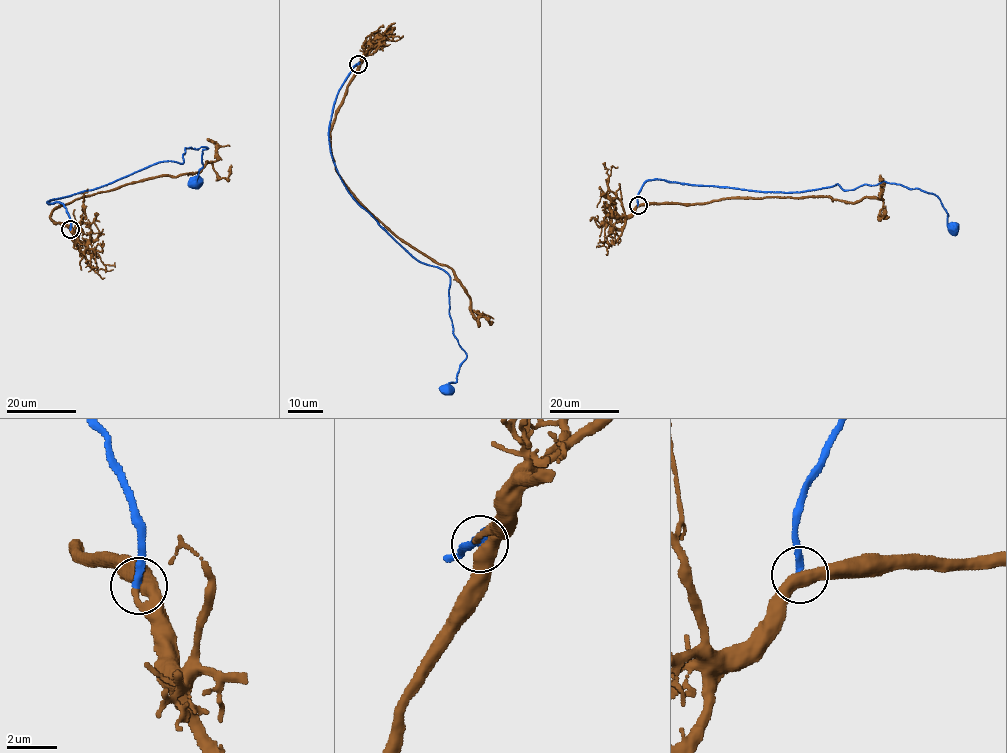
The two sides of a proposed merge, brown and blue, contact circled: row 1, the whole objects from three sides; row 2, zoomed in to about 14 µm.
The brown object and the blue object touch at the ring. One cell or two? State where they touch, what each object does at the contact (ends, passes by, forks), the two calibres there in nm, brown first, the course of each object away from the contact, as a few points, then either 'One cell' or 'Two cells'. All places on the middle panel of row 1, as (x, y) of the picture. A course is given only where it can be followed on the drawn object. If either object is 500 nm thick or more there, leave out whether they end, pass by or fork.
Place: (358, 64). Thickness 500 nm (brown) against 300 nm. Course of brown: (358, 64), (330, 132), (335, 171), (397, 236), (452, 270), (471, 301), (474, 319), (485, 317), (492, 323). Course of blue: (358, 64), (333, 108), (331, 157), (347, 191), (378, 225), (450, 276), (449, 316), (466, 358), (446, 389). One cell

